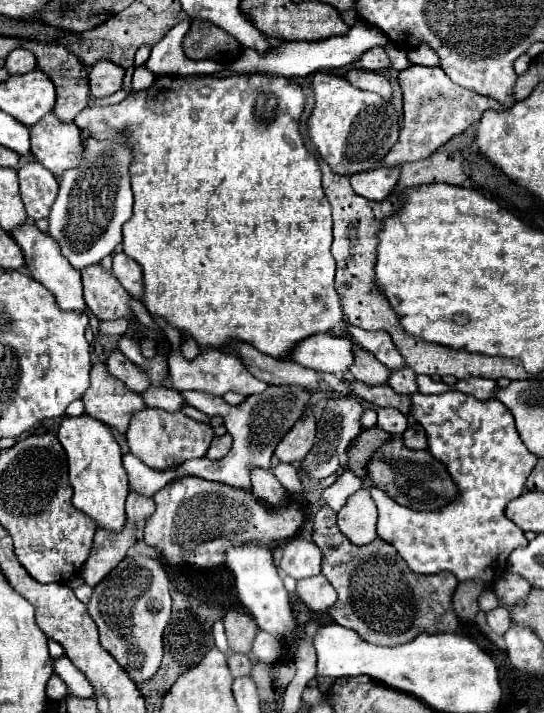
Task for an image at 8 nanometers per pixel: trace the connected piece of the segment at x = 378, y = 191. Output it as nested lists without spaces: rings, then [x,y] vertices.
[[[380,167],[380,169],[372,169],[366,173],[352,175],[350,185],[358,195],[362,195],[370,201],[382,201],[394,191],[398,177],[400,177],[398,167],[392,167],[392,169]]]

